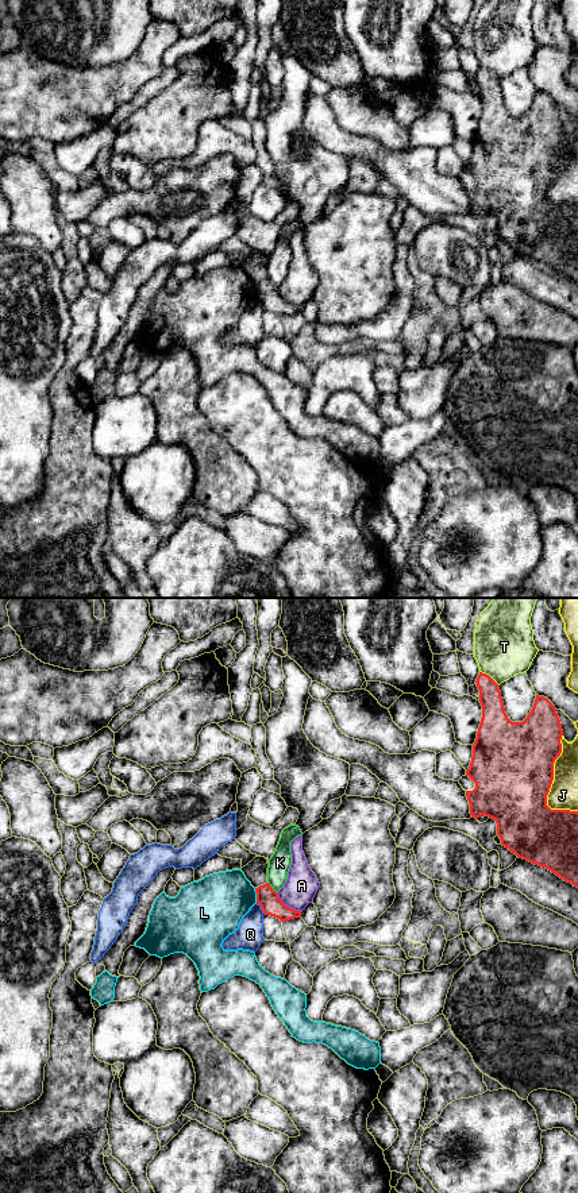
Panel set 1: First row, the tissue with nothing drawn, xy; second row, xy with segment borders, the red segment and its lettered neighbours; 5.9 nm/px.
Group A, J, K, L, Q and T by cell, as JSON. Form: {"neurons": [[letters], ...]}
{"neurons": [["A"], ["J"], ["K"], ["L"], ["Q"], ["T"]]}

